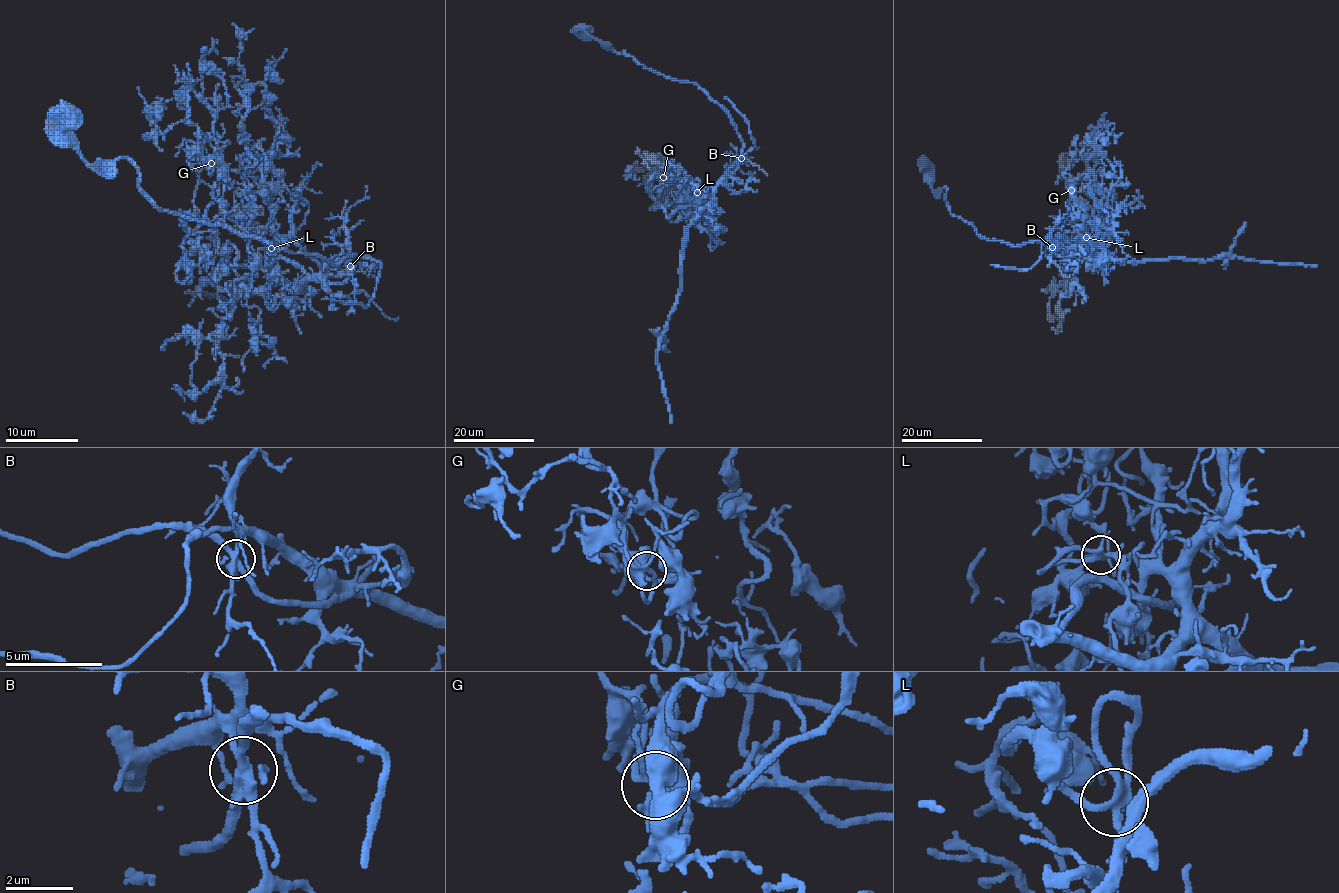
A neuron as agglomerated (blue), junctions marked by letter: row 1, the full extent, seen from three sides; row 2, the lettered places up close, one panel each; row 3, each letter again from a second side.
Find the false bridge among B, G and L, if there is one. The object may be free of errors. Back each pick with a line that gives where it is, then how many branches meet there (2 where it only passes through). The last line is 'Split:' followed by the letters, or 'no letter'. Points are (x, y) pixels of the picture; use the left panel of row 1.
B: Place: (350, 266). Branches: 5
Split: B

